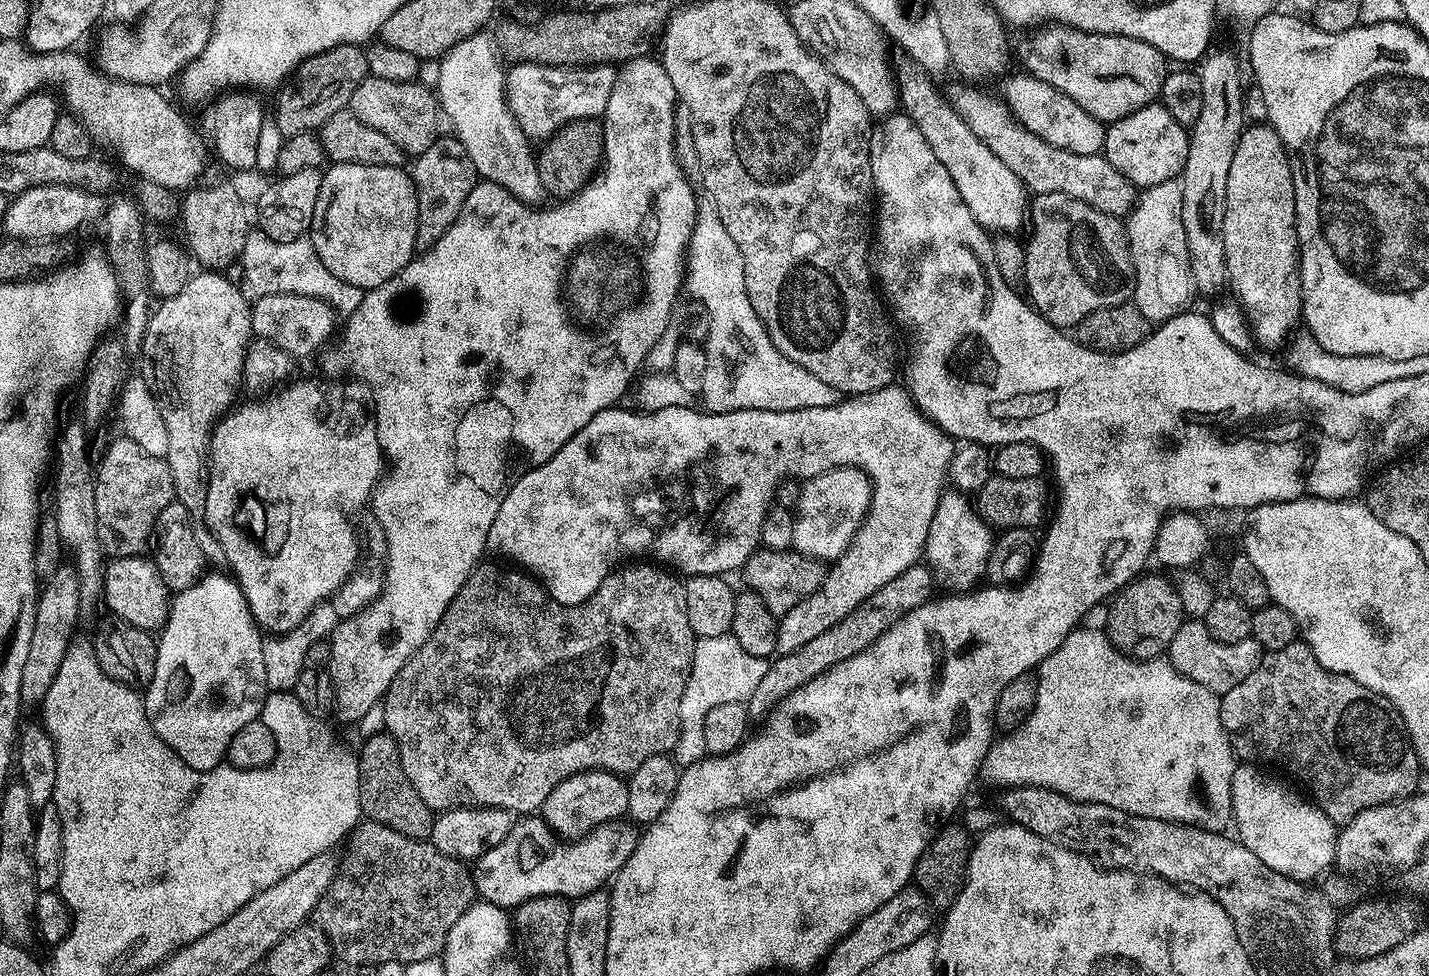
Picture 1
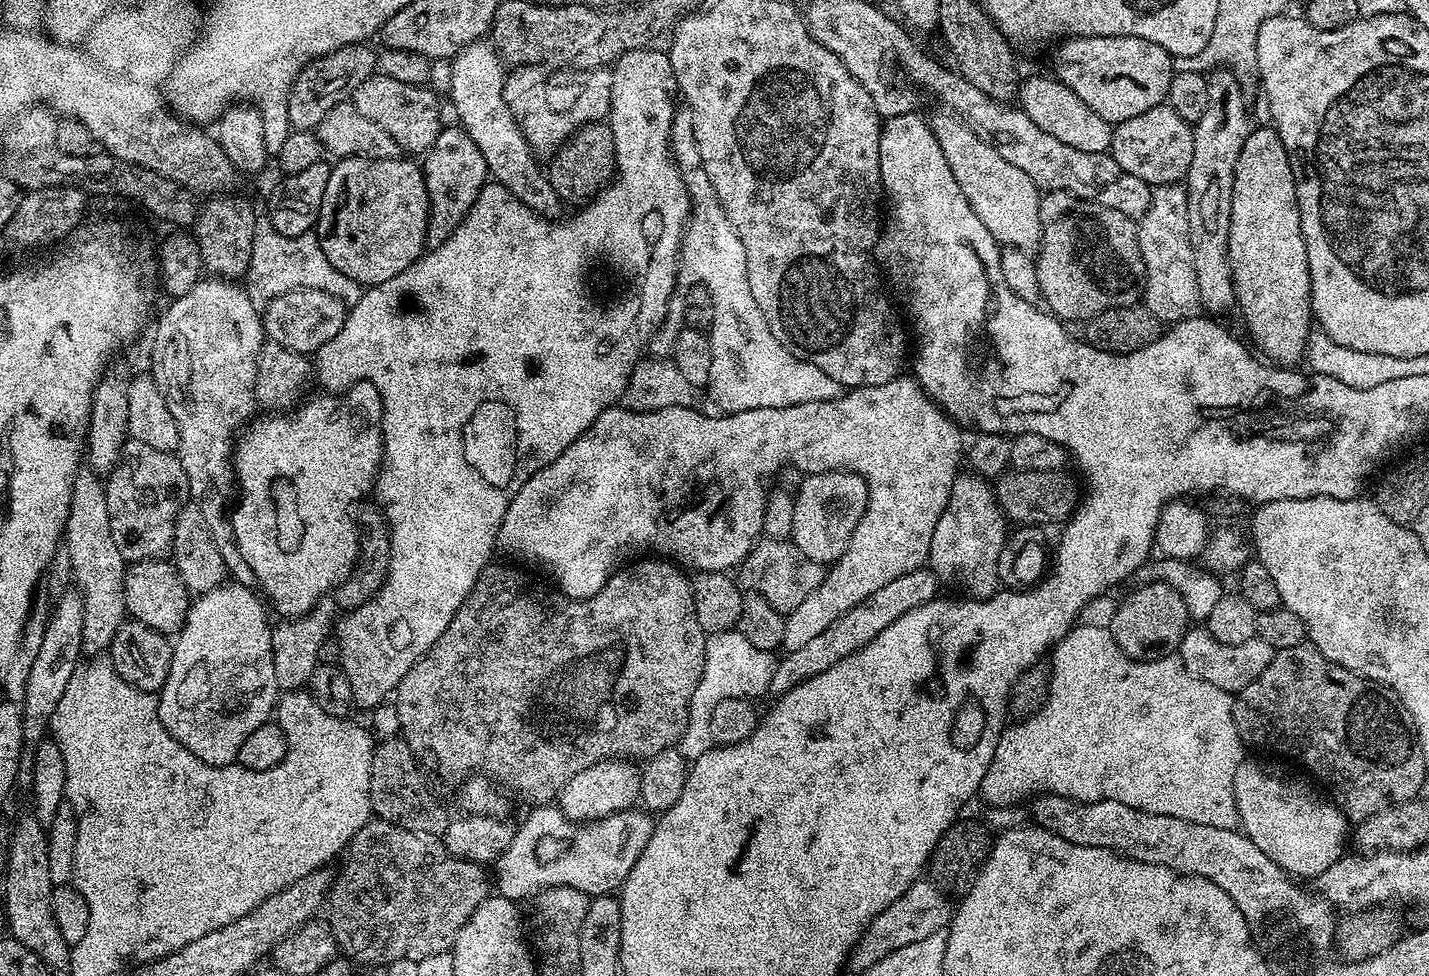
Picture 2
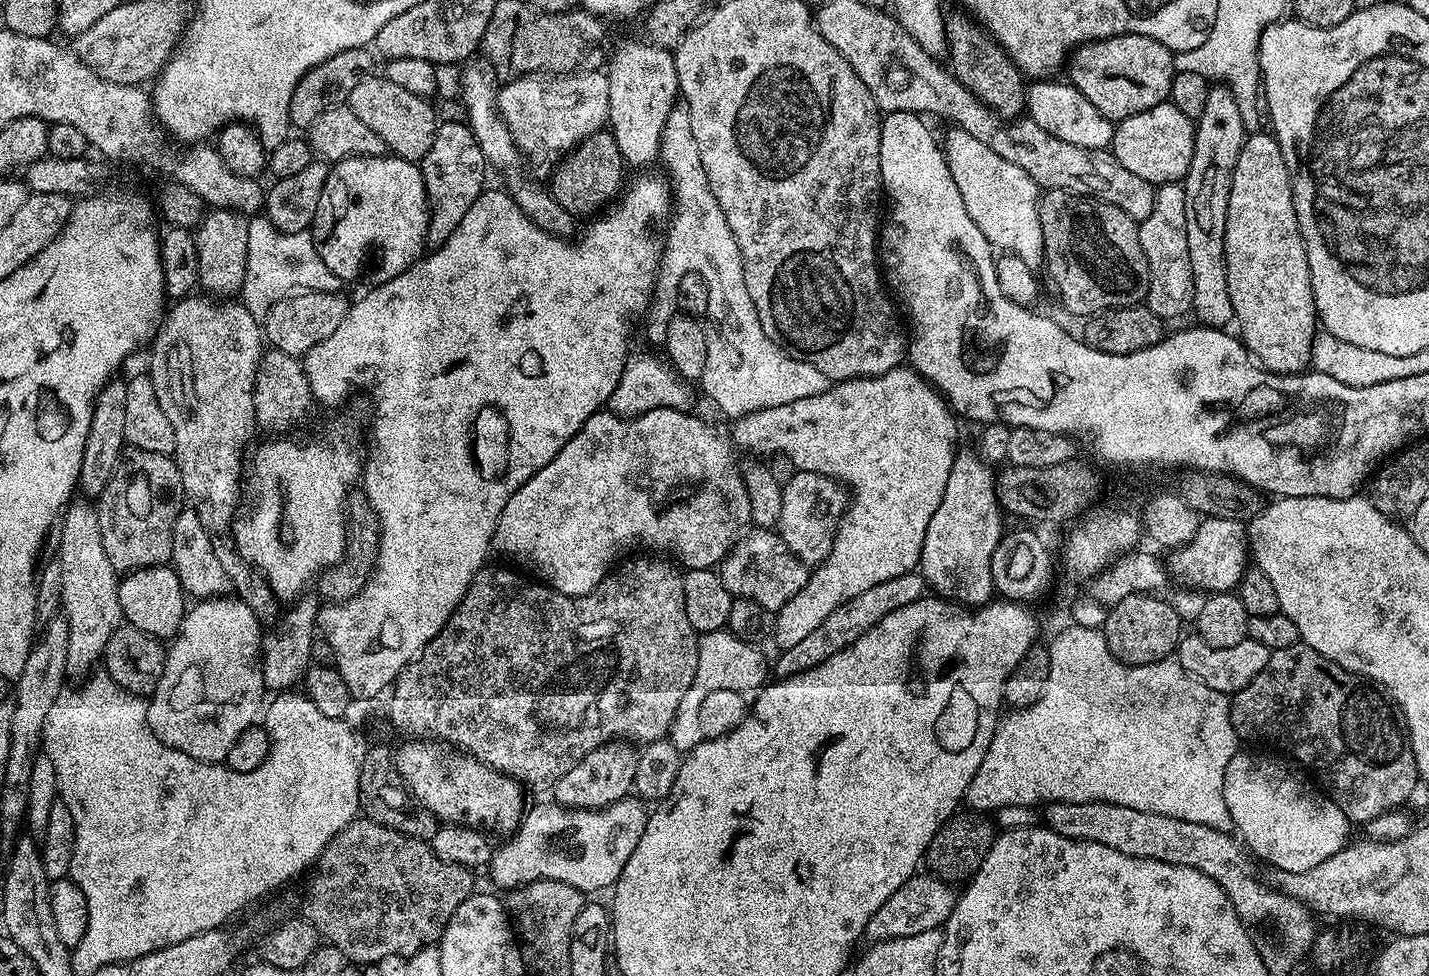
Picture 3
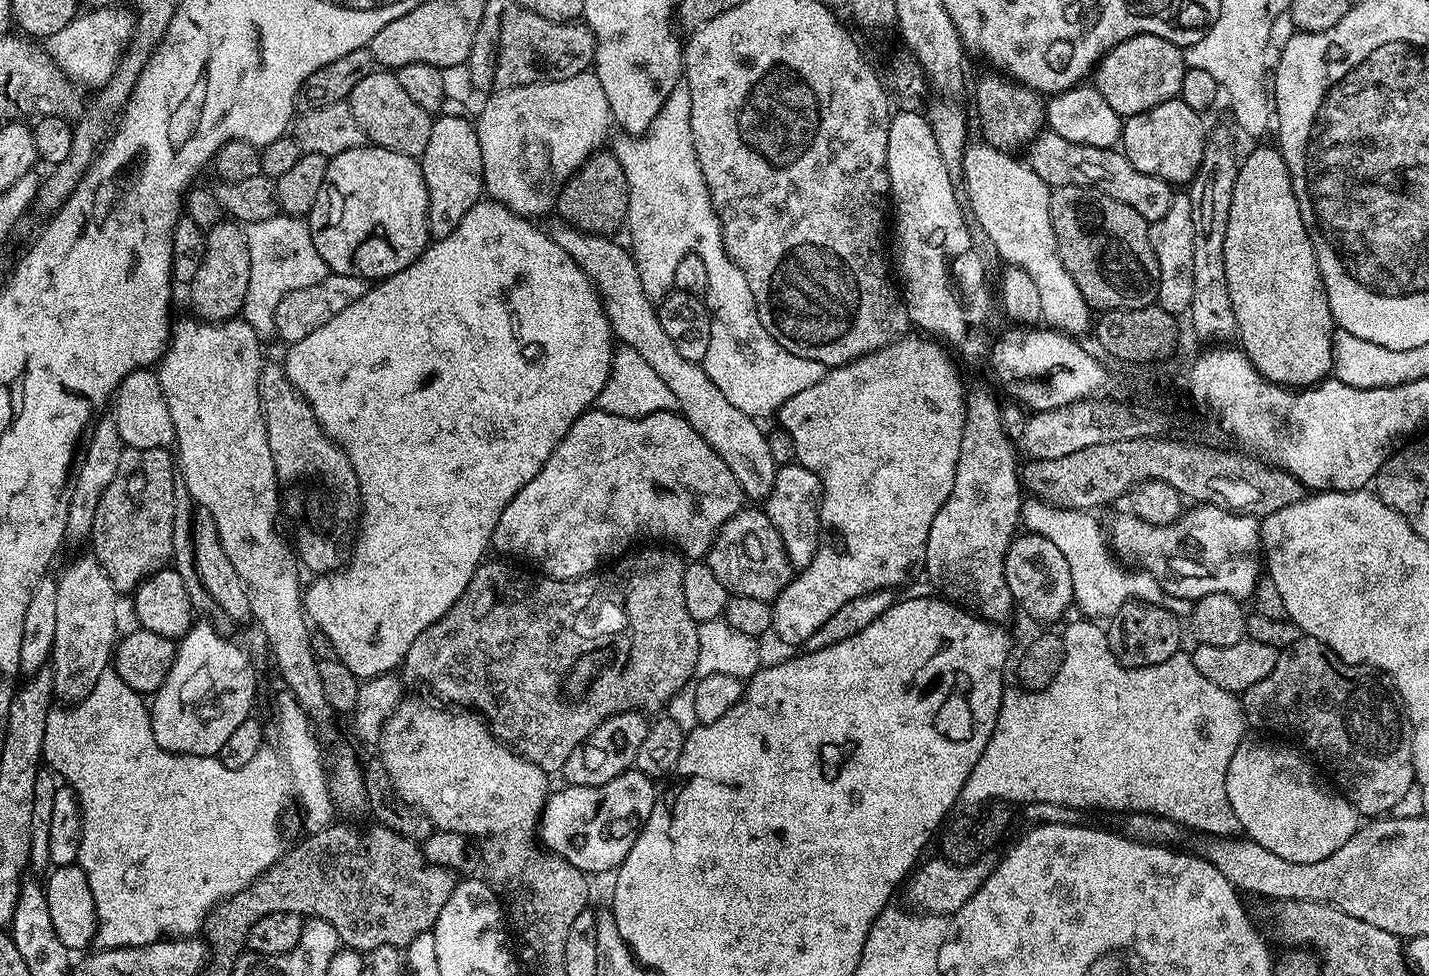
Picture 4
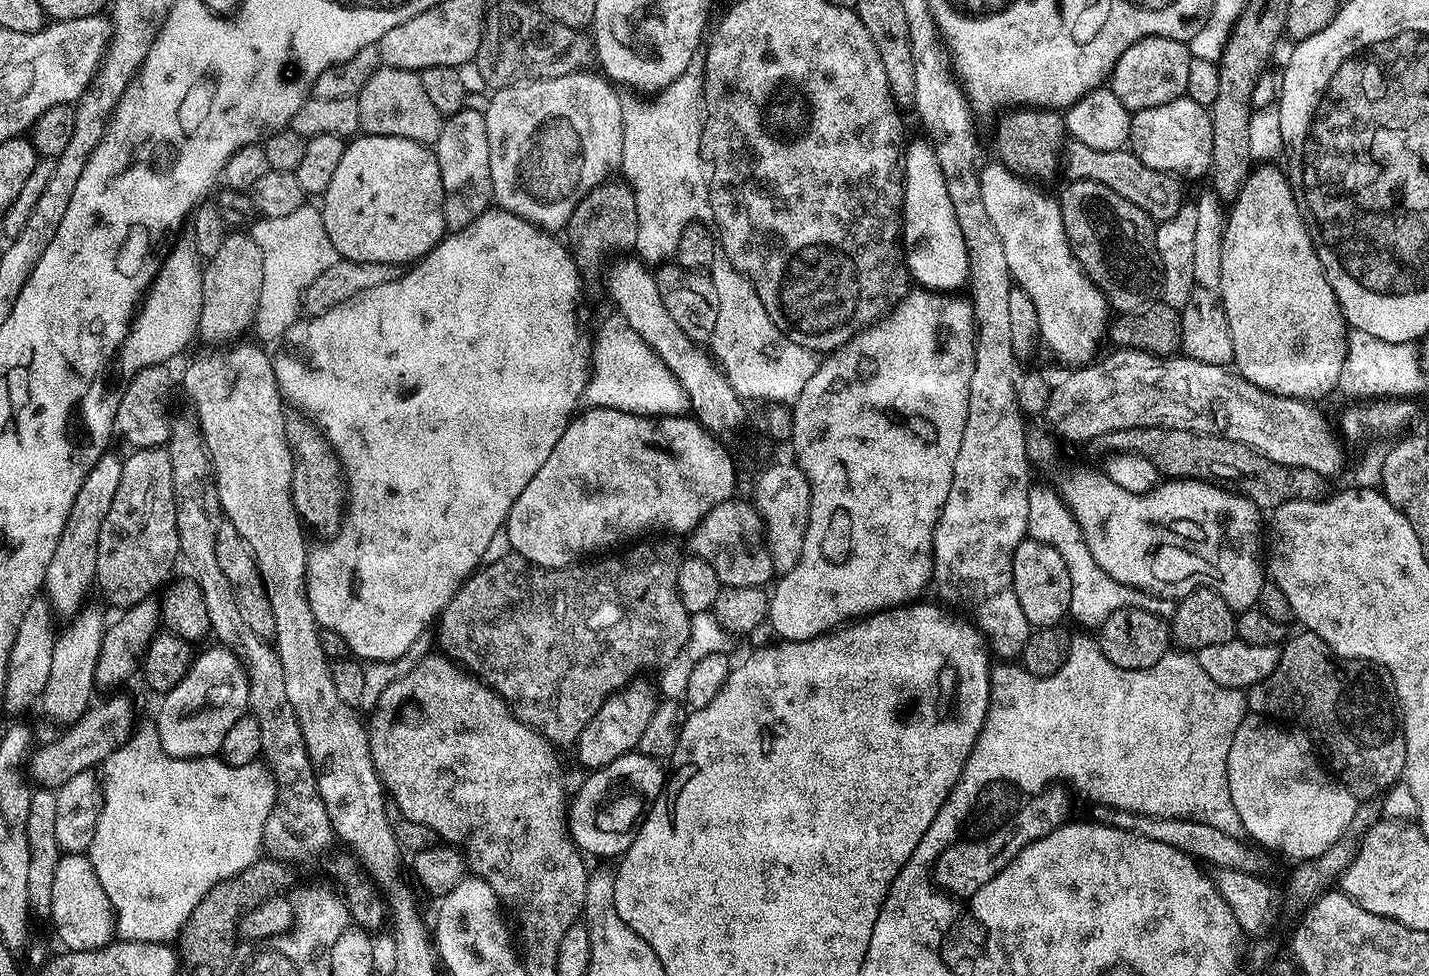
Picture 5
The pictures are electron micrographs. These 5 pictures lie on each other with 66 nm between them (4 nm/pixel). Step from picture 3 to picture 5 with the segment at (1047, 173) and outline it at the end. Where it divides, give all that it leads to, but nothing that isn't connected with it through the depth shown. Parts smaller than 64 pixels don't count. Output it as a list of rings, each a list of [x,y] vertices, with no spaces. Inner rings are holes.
[[[1073,138],[1067,141],[1066,150],[1067,148],[1067,179],[1069,181],[1093,180],[1098,182],[1102,186],[1114,190],[1114,194],[1126,198],[1126,202],[1134,202],[1134,206],[1138,206],[1156,222],[1166,218],[1174,218],[1174,214],[1178,214],[1182,203],[1182,197],[1180,197],[1181,181],[1171,172],[1159,172],[1150,166],[1146,166],[1131,150],[1124,148],[1096,150]]]

